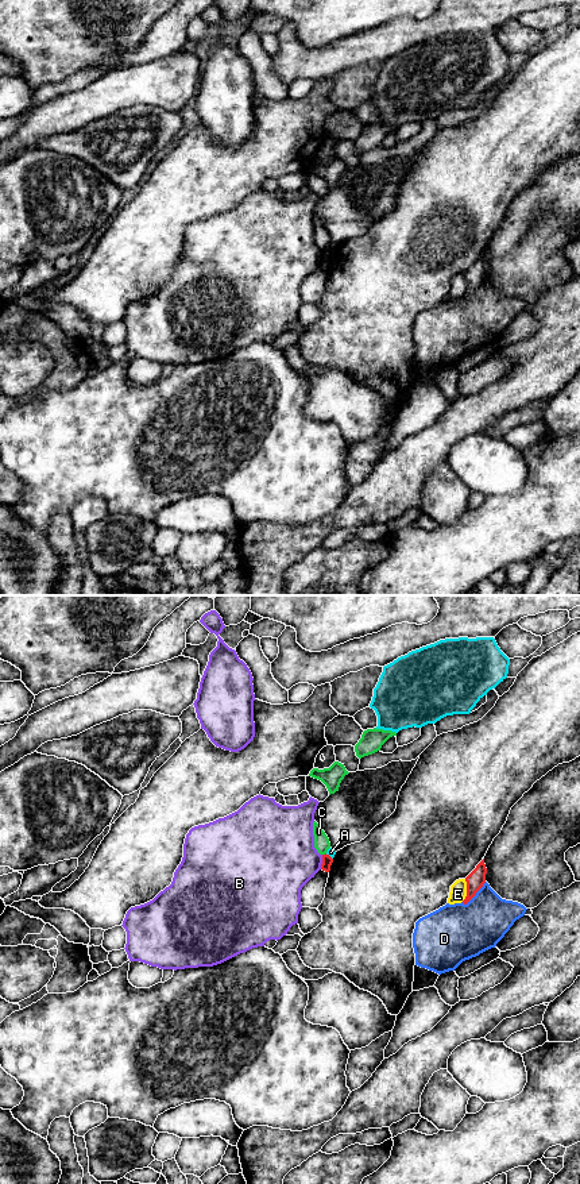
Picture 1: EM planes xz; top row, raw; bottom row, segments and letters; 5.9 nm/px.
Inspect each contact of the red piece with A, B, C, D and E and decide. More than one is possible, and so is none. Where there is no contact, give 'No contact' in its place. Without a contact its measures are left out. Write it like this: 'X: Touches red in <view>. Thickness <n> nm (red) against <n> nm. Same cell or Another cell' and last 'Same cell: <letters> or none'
A: Touches red in xz. Thickness 60 nm (red) against 50 nm. Another cell
B: Touches red in xz. Thickness 60 nm (red) against 420 nm. Another cell
C: Touches red in xz. Thickness 60 nm (red) against 100 nm. Another cell
D: Touches red in xz. Thickness 110 nm (red) against 340 nm. Another cell
E: Touches red in xz. Thickness 110 nm (red) against 100 nm. Another cell
Same cell: none

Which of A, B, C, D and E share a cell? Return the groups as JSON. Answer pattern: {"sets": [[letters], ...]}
{"sets": [["A"], ["B"], ["C"], ["D"], ["E"]]}

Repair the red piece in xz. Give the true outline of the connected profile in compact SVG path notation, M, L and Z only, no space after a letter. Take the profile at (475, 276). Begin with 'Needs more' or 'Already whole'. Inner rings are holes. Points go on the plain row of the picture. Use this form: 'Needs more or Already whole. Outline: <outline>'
Already whole. Outline: M483 254L476 261L476 263L465 273L467 292L463 296L464 300L467 300L476 290L476 288L483 282L483 279L486 278L486 269L487 269L487 263Z

